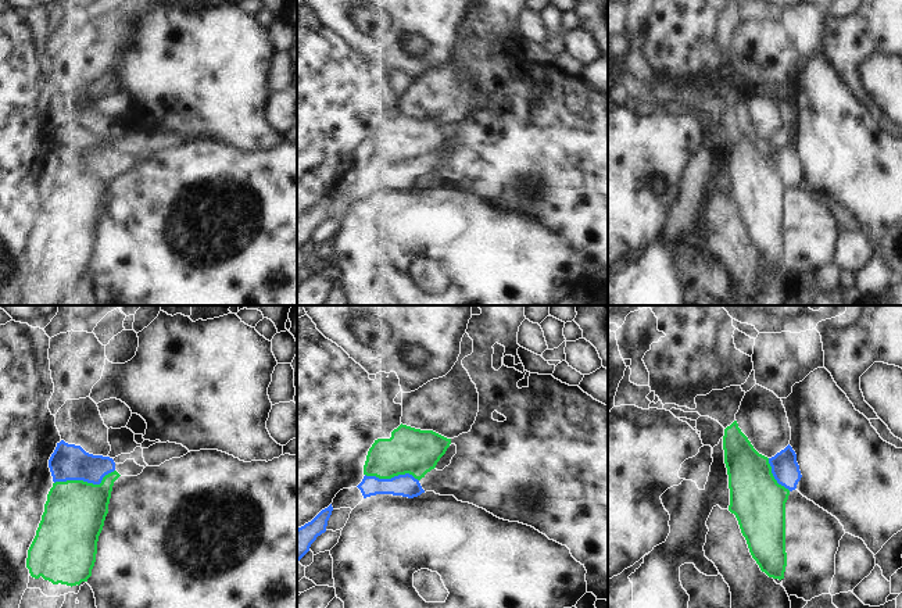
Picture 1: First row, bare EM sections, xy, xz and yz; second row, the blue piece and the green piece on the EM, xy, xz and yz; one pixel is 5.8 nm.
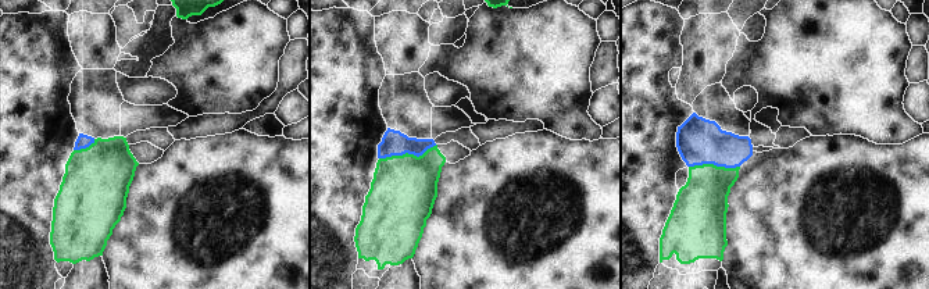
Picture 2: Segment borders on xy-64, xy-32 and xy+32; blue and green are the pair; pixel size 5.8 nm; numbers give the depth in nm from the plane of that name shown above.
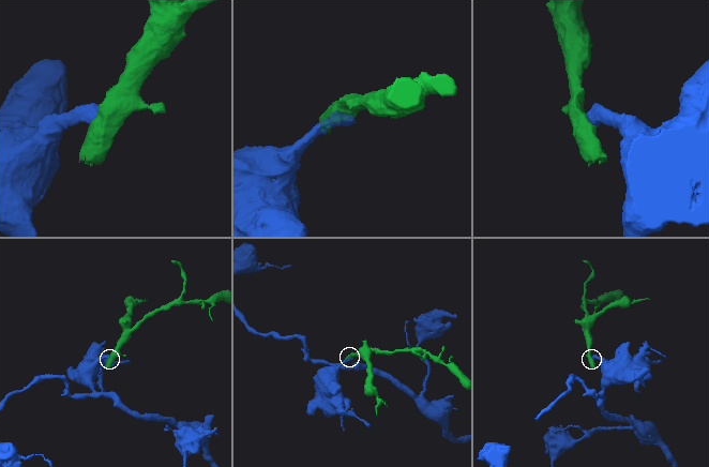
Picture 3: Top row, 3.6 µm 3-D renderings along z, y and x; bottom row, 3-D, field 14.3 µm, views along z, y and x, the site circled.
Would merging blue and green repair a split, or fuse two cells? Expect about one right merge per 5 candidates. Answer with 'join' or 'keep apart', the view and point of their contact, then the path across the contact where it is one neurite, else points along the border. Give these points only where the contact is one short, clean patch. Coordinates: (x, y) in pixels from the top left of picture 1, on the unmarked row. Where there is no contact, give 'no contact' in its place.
keep apart; meets blue in xy at (85, 170); border along xy (114, 158), (99, 172), (82, 170), (57, 170), (54, 172)

